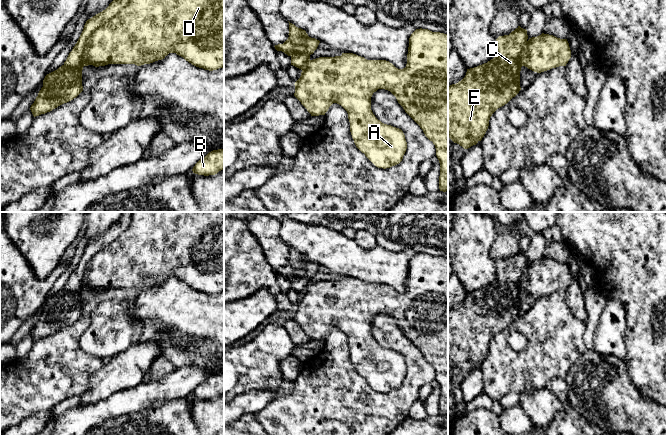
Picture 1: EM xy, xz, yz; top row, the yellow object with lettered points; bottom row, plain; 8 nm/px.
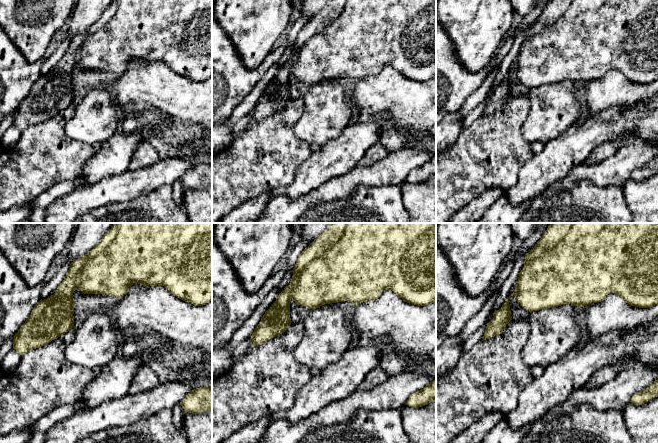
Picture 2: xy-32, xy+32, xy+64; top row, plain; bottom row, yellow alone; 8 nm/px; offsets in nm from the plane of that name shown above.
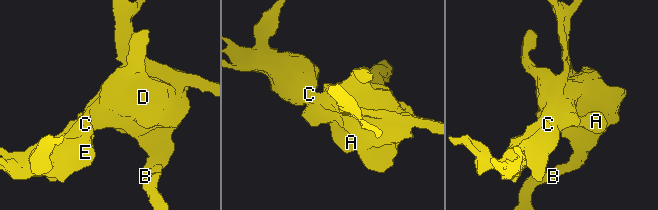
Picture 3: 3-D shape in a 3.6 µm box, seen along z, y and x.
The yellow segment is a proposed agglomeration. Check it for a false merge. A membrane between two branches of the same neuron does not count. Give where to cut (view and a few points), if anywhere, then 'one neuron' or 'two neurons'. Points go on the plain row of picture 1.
xy (133, 212), (129, 225), (93, 256), (83, 279), (83, 289) | two neurons

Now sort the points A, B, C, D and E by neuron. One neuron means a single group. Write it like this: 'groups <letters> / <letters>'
groups A B D / C E

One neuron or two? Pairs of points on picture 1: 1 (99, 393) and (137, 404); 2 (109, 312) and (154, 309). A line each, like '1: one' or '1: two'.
1: two
2: two

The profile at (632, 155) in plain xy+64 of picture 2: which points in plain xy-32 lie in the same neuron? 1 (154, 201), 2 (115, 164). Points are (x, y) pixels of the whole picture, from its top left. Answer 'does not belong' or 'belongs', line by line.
1: does not belong
2: does not belong

